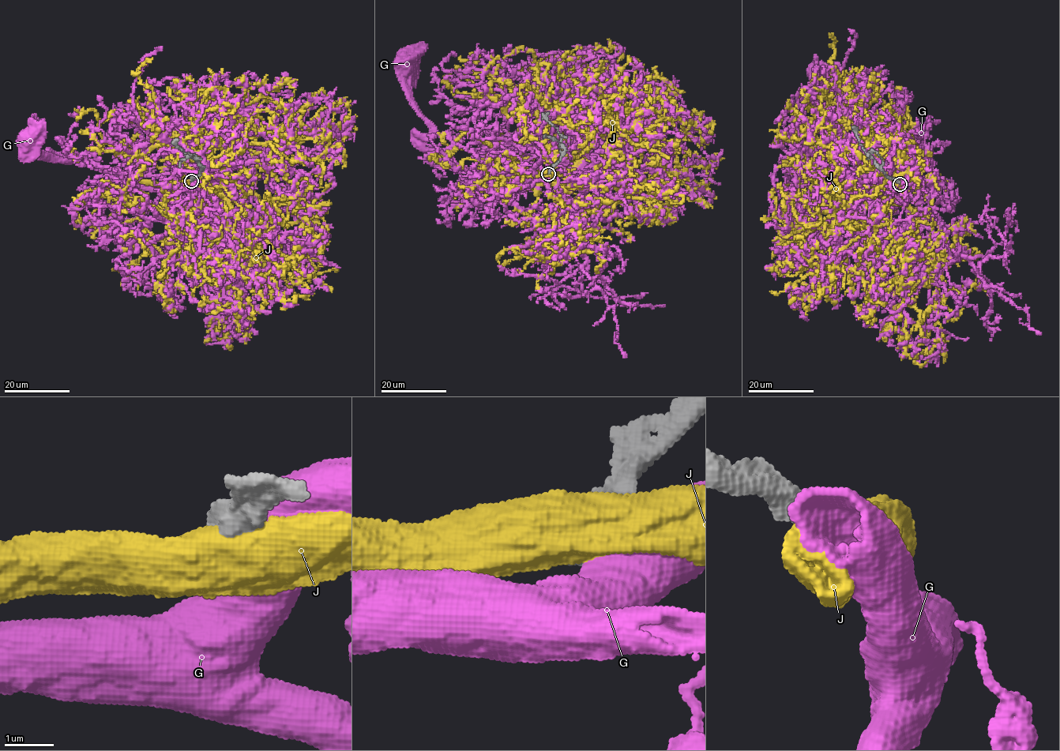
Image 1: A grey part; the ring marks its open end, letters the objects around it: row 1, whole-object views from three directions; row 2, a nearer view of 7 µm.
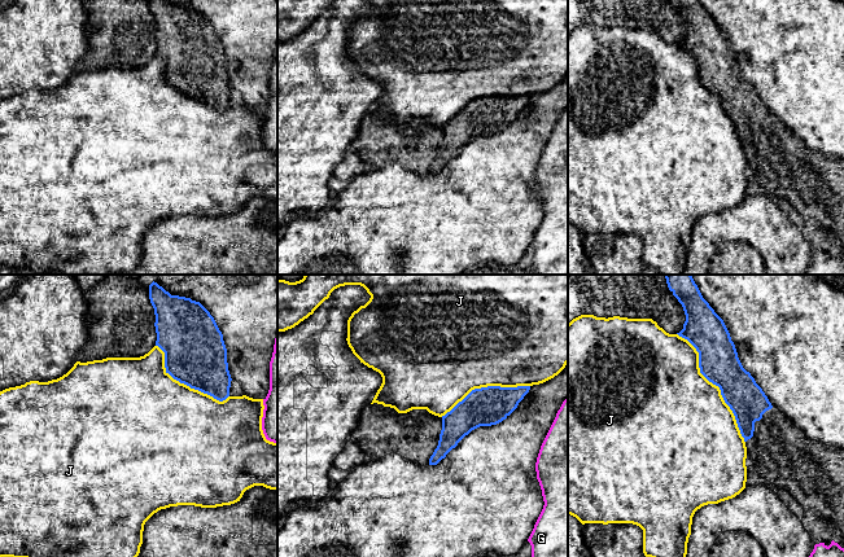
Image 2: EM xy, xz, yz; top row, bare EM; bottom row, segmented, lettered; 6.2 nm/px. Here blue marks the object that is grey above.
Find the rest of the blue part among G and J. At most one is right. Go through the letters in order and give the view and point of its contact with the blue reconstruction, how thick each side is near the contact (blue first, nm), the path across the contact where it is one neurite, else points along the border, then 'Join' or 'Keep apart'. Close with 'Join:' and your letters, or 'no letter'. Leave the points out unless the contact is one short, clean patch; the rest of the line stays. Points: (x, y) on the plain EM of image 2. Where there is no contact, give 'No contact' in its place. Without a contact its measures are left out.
G: No contact. Keep apart
J: Touches blue at yz (716, 95). Thickness 240 nm (blue) against 480 nm. Keep apart
Join: no letter

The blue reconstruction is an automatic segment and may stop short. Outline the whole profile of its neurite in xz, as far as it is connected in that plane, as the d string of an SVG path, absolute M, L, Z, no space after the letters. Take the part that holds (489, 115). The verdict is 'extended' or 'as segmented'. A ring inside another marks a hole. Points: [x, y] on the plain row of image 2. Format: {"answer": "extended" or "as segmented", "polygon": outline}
{"answer": "as segmented", "polygon": "M487 96L472 100L442 126L438 155L429 168L429 175L437 175L472 140L497 135L506 130L529 100L530 96Z"}

